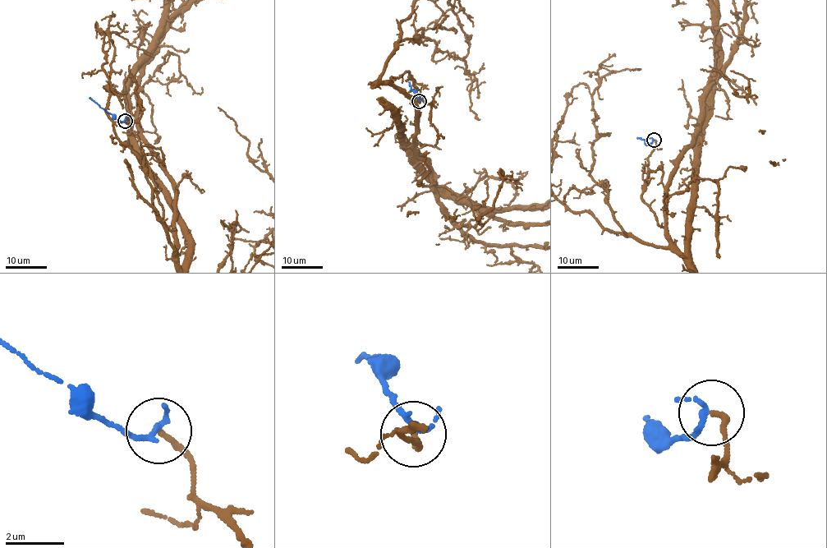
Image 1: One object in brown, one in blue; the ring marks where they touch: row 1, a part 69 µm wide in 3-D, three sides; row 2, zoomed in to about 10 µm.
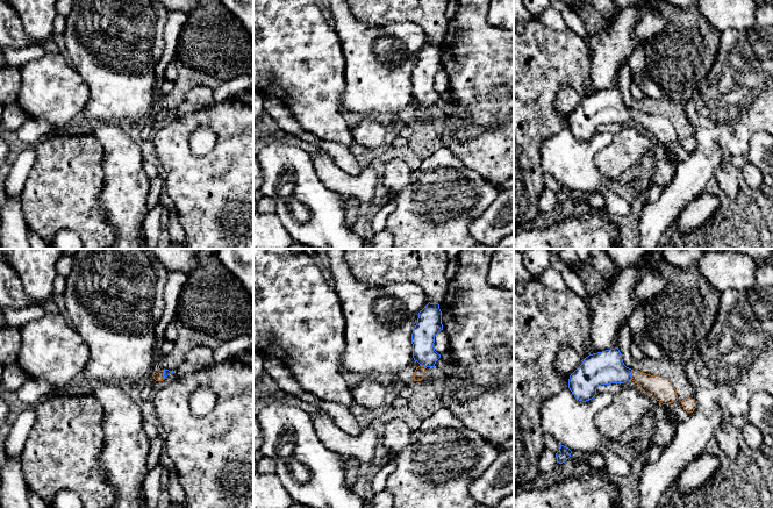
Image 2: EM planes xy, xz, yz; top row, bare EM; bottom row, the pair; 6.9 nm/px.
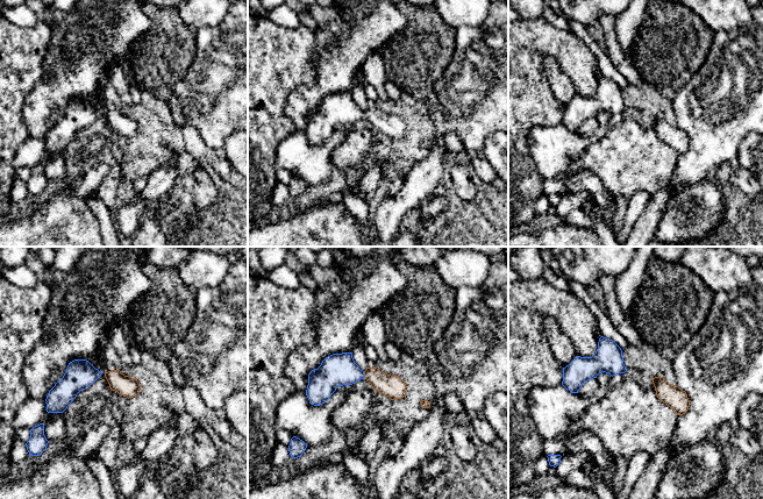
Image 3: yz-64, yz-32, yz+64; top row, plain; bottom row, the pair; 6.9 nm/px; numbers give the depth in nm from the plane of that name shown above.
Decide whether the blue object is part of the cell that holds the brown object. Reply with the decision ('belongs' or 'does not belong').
belongs

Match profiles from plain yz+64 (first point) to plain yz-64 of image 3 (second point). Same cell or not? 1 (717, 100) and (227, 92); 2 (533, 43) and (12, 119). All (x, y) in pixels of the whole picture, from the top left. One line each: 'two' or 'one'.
1: one
2: one

